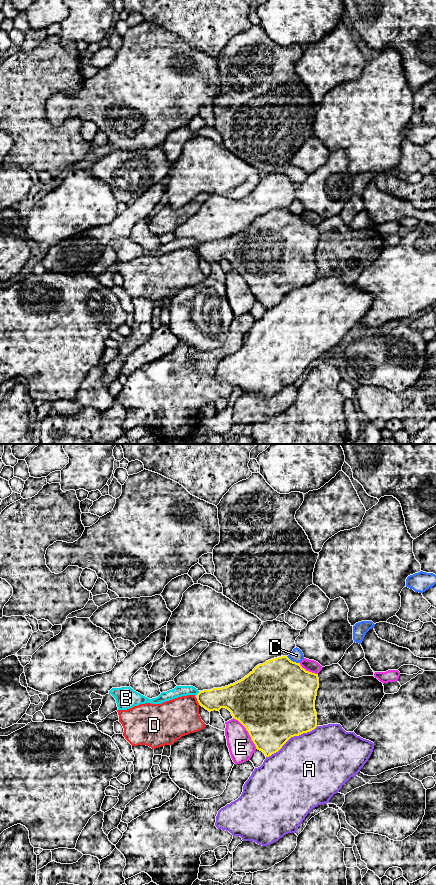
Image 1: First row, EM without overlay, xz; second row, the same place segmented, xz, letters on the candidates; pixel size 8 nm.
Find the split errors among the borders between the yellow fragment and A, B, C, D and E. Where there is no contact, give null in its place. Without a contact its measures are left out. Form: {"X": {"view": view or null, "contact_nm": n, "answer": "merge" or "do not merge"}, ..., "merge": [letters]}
{"A": {"view": "xz", "contact_nm": 480, "answer": "do not merge"}, "B": {"view": "xz", "contact_nm": 40, "answer": "do not merge"}, "C": {"view": "xz", "contact_nm": 130, "answer": "do not merge"}, "D": {"view": "xz", "contact_nm": 60, "answer": "do not merge"}, "E": {"view": "xz", "contact_nm": 320, "answer": "do not merge"}, "merge": []}

